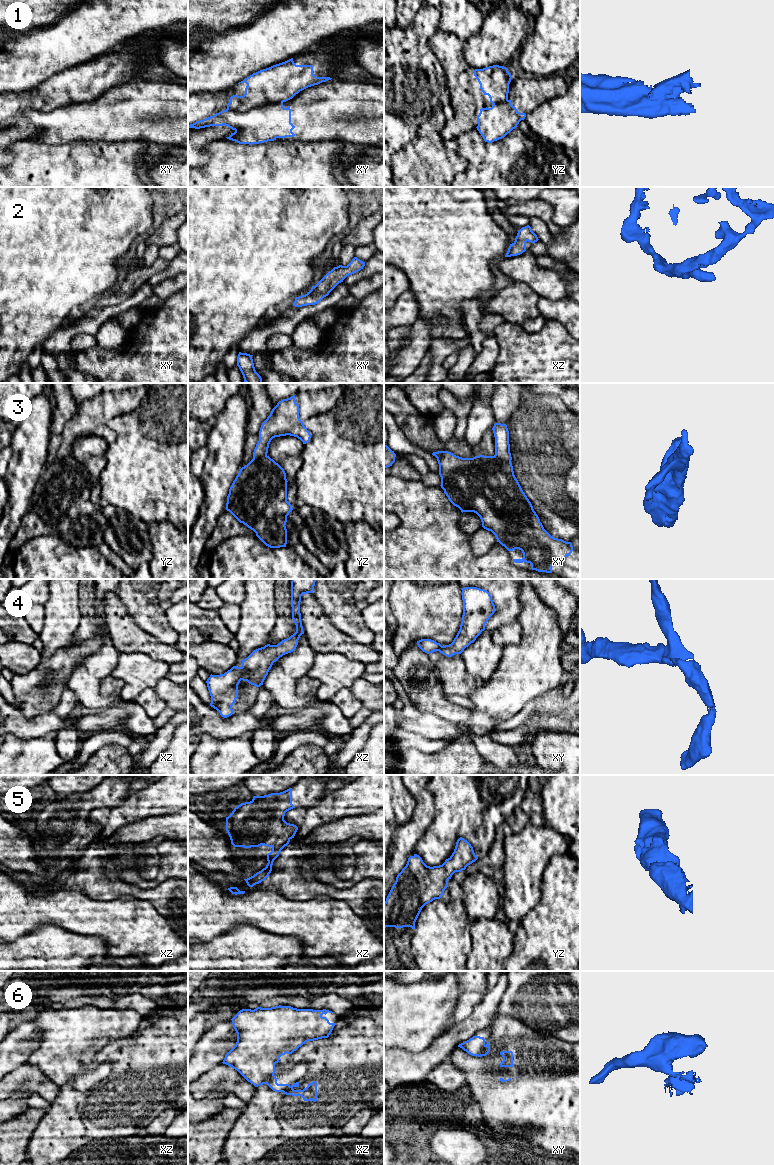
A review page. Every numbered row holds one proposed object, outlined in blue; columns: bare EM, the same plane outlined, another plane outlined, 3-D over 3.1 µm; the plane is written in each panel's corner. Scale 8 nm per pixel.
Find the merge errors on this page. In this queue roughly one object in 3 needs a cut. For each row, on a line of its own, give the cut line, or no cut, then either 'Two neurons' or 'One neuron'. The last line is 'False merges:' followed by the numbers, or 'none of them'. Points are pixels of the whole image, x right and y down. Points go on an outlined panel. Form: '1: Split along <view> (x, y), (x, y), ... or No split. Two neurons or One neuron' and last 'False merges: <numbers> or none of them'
1: Split along xy (282, 102), (265, 103), (245, 111), (227, 109). Two neurons
2: No split. One neuron
3: Split along xy (494, 455), (510, 462). Two neurons
4: No split. One neuron
5: No split. One neuron
6: Split along xy (485, 1045), (484, 1052), (481, 1055). Two neurons
False merges: 1, 3, 6

